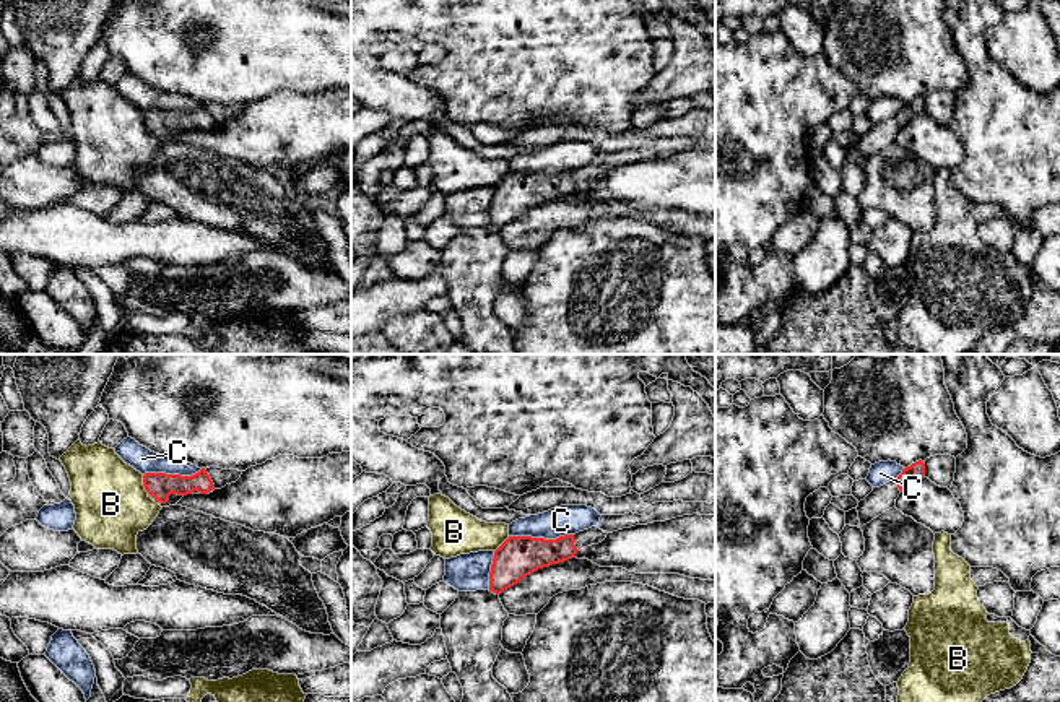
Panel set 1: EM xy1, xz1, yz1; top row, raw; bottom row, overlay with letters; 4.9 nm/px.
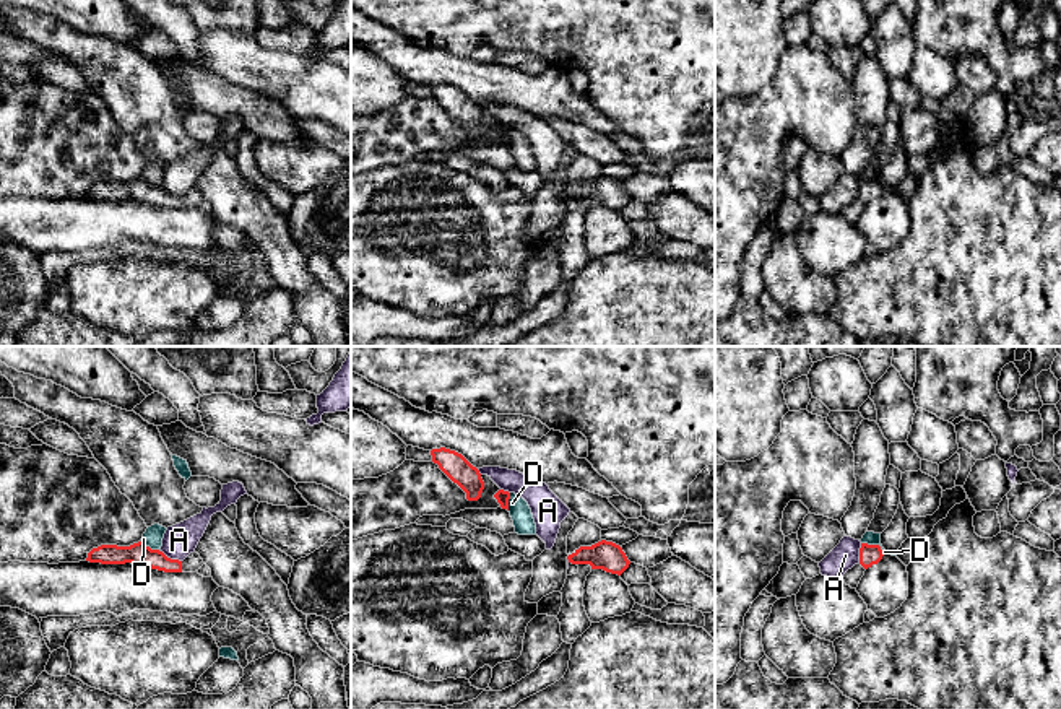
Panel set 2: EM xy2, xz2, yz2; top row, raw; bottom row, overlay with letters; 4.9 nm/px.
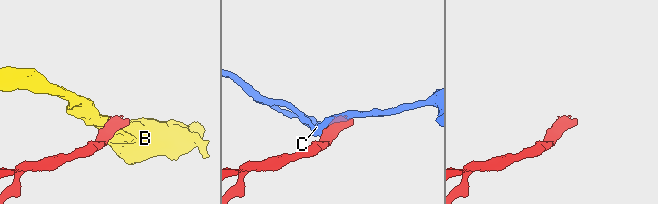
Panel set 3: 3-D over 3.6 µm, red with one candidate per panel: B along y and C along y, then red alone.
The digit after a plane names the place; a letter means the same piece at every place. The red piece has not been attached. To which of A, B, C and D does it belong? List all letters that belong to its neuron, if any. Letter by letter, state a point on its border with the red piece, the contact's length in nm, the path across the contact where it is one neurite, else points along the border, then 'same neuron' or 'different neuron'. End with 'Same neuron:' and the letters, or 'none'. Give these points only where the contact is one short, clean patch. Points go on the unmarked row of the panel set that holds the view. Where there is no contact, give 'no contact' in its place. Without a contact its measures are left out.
A: xy2 (169, 194) | 130 nm | different neuron
B: xy1 (143, 121) | 100 nm | along xy1 (142, 111), (142, 121), (148, 129) | different neuron
C: xz1 (540, 174) | 320 nm | different neuron
D: yz2 (874, 181) | 130 nm | along yz2 (861, 178), (878, 181), (884, 189) | different neuron
Same neuron: none

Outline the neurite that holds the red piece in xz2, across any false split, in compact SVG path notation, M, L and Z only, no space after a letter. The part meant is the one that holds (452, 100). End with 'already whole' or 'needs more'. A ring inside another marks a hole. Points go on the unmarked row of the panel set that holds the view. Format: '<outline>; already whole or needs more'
M440 83L432 85L431 91L432 98L466 128L468 137L478 137L481 133L484 125L481 109L461 89Z; already whole

